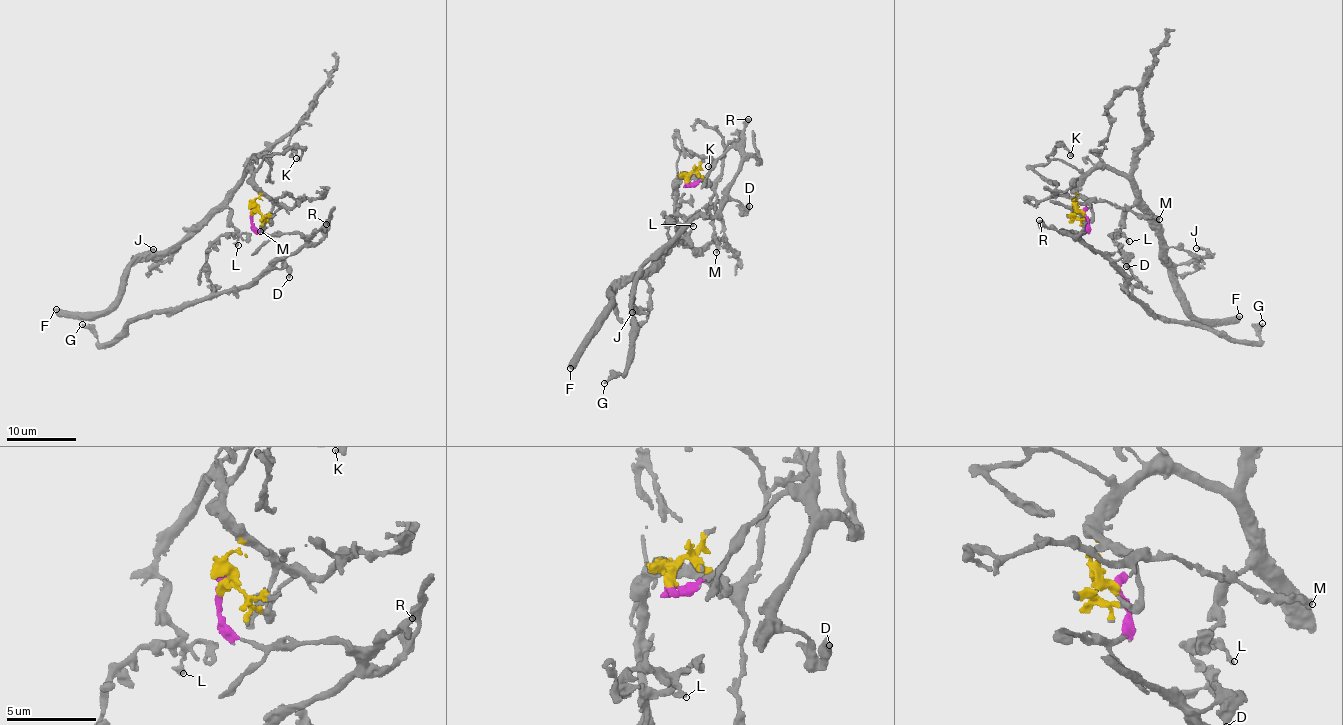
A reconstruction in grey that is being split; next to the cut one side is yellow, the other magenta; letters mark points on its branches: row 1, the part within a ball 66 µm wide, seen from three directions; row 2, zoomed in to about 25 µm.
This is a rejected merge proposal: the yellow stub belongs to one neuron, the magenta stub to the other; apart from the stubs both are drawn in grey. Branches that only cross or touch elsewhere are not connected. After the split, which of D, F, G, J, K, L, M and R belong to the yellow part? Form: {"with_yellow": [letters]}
{"with_yellow": ["F", "J", "K", "L", "M"]}

